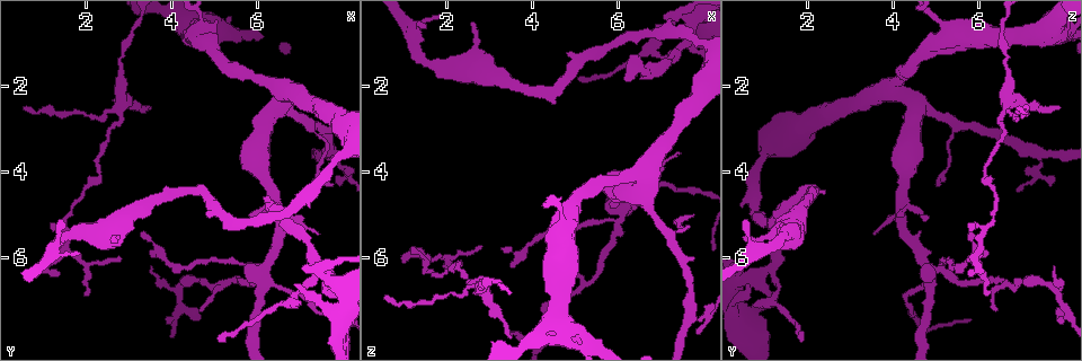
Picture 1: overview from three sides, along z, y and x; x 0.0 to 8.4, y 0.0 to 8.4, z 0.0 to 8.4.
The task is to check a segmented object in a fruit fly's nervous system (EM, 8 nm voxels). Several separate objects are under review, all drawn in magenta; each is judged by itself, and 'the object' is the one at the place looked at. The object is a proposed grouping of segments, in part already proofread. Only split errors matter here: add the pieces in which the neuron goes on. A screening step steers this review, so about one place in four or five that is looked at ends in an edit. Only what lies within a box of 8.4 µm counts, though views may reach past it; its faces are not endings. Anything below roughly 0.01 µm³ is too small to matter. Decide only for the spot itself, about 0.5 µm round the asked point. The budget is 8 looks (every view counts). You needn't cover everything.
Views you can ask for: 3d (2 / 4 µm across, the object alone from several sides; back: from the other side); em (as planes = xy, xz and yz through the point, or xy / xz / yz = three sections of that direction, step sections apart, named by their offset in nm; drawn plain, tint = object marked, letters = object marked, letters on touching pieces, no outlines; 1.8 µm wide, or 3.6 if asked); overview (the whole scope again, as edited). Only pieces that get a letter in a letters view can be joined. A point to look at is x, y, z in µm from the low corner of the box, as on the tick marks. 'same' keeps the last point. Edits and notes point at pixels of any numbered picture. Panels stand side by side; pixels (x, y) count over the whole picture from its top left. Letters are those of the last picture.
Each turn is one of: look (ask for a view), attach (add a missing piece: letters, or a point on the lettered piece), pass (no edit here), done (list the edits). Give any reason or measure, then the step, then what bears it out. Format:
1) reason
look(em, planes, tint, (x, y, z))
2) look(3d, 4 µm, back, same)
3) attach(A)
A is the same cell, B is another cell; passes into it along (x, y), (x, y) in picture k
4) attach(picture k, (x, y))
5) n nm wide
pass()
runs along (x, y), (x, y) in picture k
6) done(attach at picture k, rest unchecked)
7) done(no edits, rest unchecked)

calibre changes
look(em, xz, step 4, tint, (6.10, 6.30, 4.85))

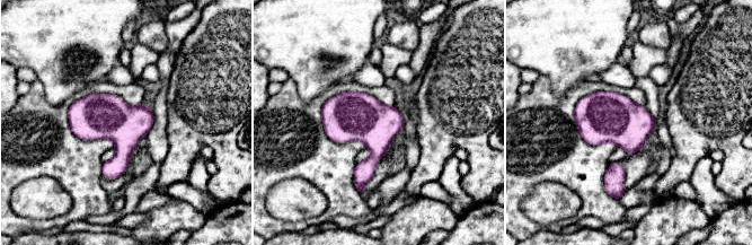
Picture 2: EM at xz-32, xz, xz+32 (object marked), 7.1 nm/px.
another direction
look(em, planes, tint, same)

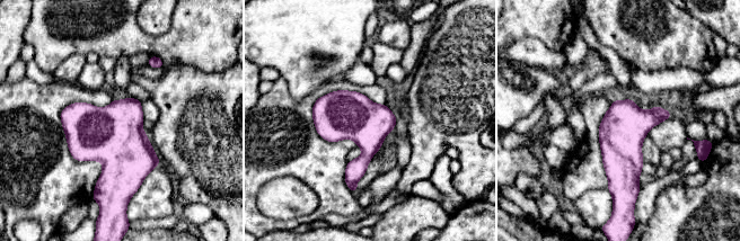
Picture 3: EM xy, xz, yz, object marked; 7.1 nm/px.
look(em, planes, letters, same)

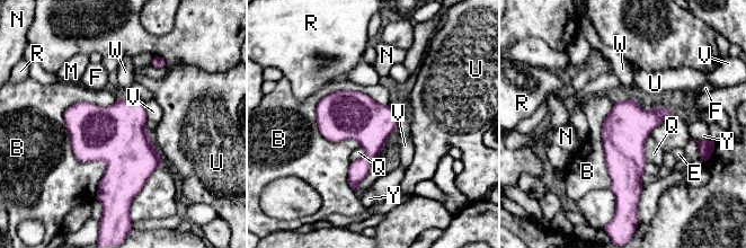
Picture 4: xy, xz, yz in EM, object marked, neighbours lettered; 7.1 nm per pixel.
pass()
B, E, F, M, N, Q, R, U, V, W and Y are other cells; border along (116, 99), (96, 197) in picture 4; none of them fits

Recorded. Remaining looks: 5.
free end
look(em, planes, tint, (6.20, 4.60, 1.90))

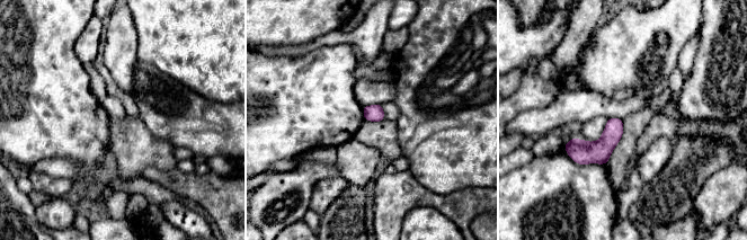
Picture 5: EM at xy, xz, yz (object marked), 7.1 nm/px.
what lies round it
look(em, planes, letters, same)

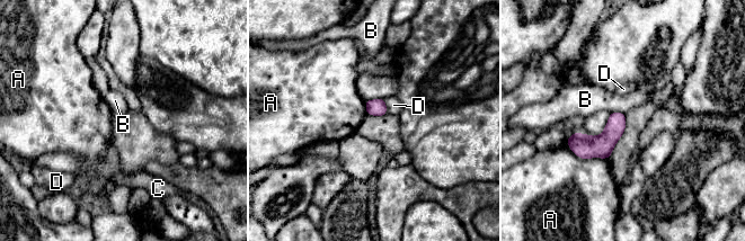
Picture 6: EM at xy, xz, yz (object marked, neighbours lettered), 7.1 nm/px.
pass()
A, B, C and D are other cells; border along (623, 113), (610, 114) in picture 6; no lettered piece goes on from it

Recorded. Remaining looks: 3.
an open end
look(em, 3.6 µm, xz, step 16, tint, (1.35, 5.10, 0.55))

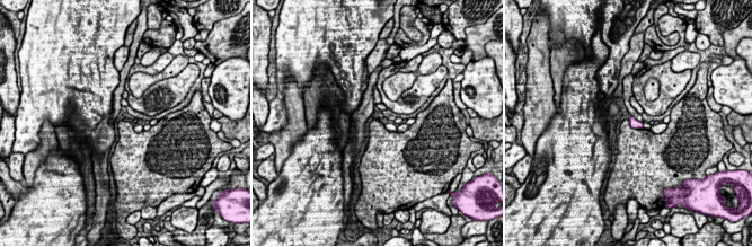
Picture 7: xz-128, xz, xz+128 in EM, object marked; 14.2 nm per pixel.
look(em, 3.6 µm, planes, letters, same)

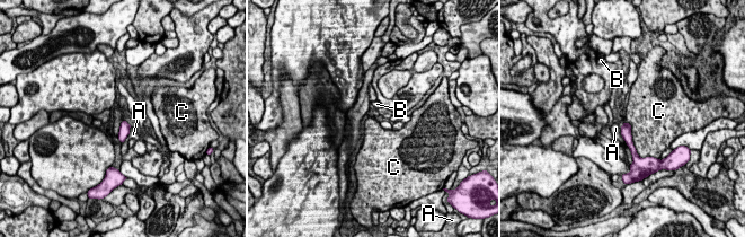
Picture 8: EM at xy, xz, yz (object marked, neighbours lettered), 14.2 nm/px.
pass()
A, B and C are other cells; no lettered piece goes on from it

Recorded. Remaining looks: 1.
done(no edits, rest unchecked)

